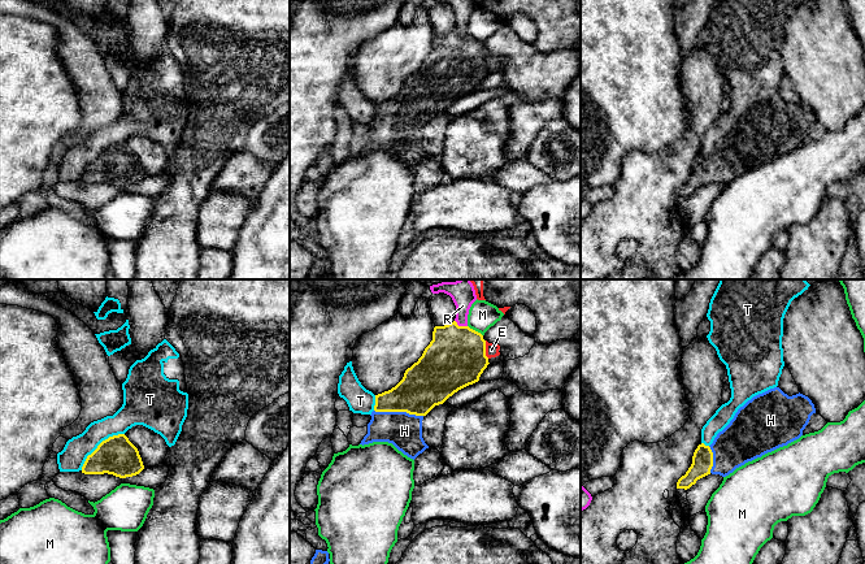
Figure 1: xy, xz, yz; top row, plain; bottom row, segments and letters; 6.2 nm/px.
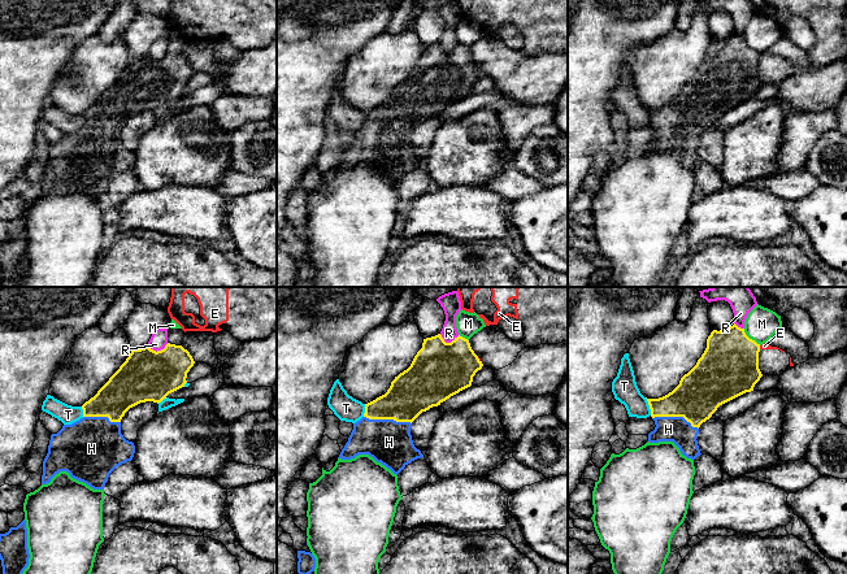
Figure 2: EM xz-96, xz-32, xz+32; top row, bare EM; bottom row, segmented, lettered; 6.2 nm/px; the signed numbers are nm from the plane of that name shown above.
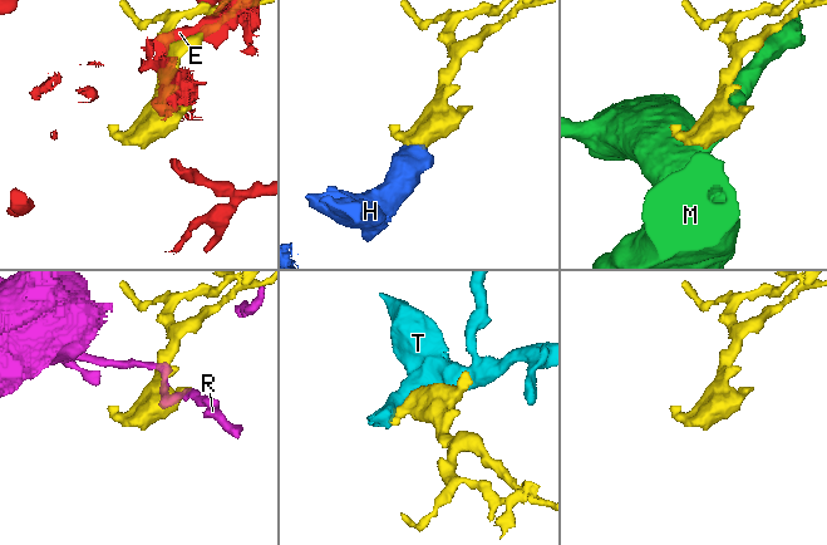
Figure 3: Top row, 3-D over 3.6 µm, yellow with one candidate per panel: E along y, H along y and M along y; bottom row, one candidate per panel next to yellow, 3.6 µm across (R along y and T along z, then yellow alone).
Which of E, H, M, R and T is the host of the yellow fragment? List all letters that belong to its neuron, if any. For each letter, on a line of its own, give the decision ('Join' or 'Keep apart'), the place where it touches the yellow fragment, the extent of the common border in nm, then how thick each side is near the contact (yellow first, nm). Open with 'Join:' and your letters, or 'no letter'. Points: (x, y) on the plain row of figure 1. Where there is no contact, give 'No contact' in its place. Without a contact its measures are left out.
Join: H
E: Keep apart. Touches yellow at xz (485, 59). Shared border 110 nm. Thickness 360 nm (yellow) against 80 nm
H: Join. Touches yellow at xz (399, 120). Shared border 300 nm. Thickness 300 nm (yellow) against 220 nm
M: Keep apart. Touches yellow at xz (474, 39). Shared border 120 nm. Thickness 360 nm (yellow) against 180 nm
R: Keep apart. Touches yellow at xz (460, 35). Shared border 90 nm. Thickness 360 nm (yellow) against 120 nm
T: Keep apart. Touches yellow at xy (99, 153). Shared border 360 nm. Thickness 240 nm (yellow) against 160 nm

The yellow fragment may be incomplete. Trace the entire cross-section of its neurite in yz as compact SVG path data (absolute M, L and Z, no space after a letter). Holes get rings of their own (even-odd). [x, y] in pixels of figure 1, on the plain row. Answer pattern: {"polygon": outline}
{"polygon": "M779 96L770 97L753 105L738 118L730 133L717 143L710 155L699 153L692 165L692 173L677 191L677 198L690 198L697 188L708 183L729 185L736 177L762 164L799 148L808 134L810 125L816 122L812 109L796 103L788 105Z"}

